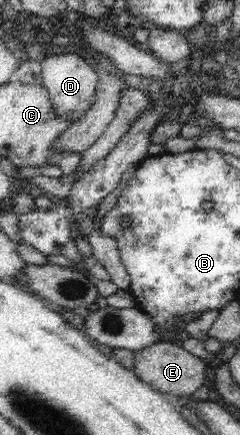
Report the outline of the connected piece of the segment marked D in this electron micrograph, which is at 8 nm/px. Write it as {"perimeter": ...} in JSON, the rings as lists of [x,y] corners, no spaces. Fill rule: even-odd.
{"perimeter":[[[60,54],[49,57],[43,56],[42,85],[47,90],[49,101],[55,117],[66,119],[69,124],[75,124],[87,115],[87,111],[95,105],[98,75],[93,71],[83,58],[77,54]]]}

